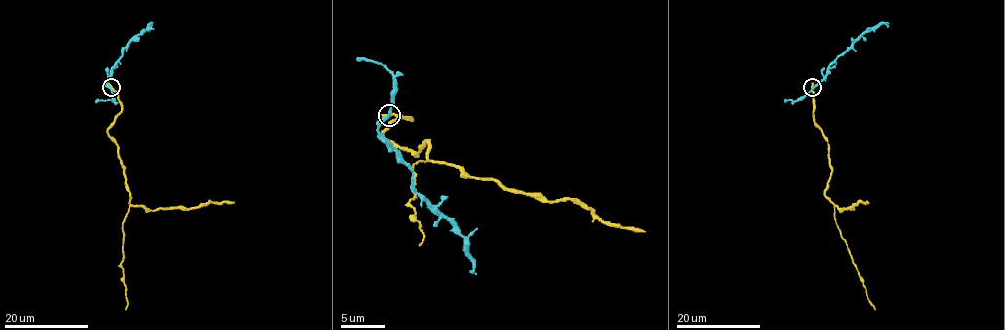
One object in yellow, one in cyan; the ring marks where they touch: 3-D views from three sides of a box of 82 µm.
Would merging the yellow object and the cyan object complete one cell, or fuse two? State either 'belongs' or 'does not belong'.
does not belong

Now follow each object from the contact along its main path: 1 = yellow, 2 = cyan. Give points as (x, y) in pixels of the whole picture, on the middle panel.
1: (390, 115), (410, 119), (399, 117), (381, 134), (414, 154), (427, 141), (427, 161), (412, 167), (418, 246)
2: (388, 115), (379, 126), (379, 134), (410, 167), (412, 187), (464, 239), (464, 250), (473, 261), (469, 272)

